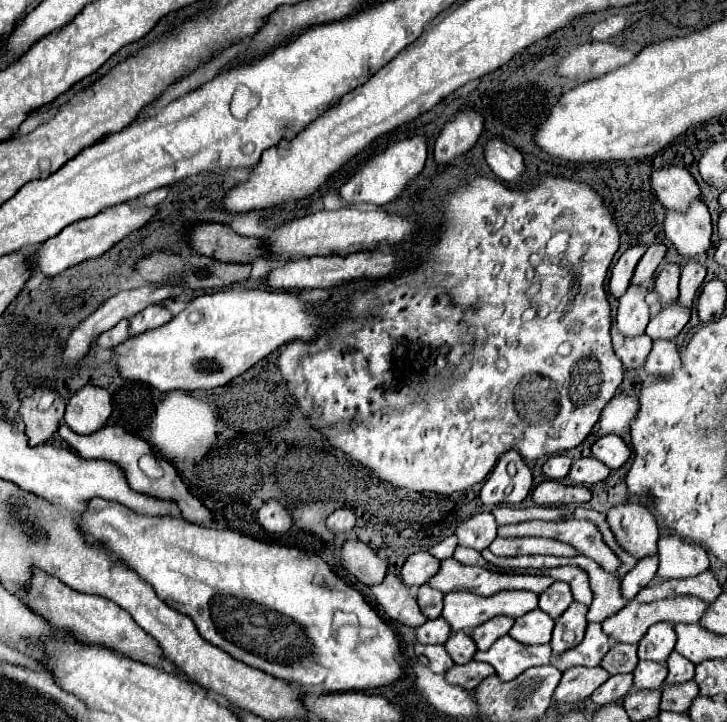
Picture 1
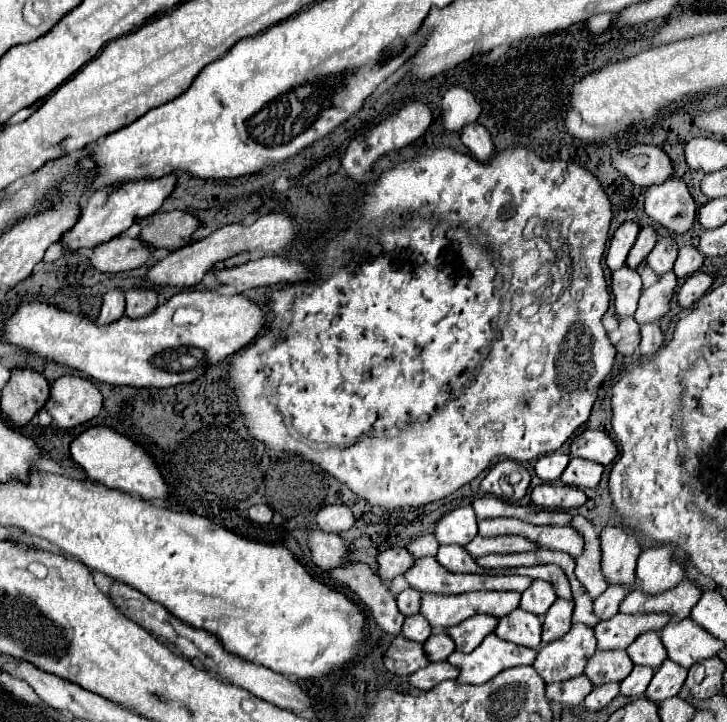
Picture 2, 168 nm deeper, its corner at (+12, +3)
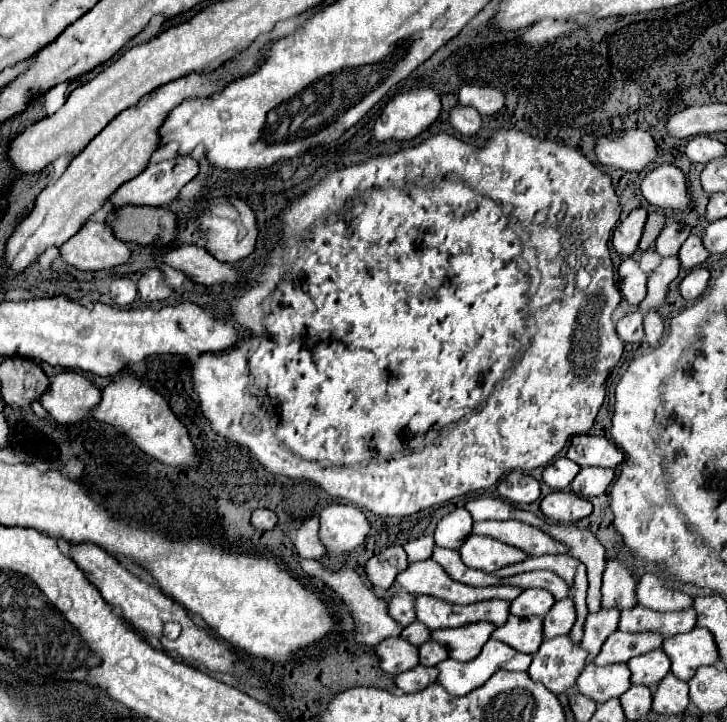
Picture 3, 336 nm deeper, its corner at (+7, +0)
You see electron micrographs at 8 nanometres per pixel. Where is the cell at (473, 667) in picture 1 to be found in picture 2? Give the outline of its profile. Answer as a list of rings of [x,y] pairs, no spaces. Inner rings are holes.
[[[448,661],[442,663],[430,663],[428,667],[416,671],[414,675],[410,675],[410,683],[422,691],[428,691],[432,687],[436,687],[438,683],[446,681],[446,679],[456,679],[460,673],[458,667],[452,667]]]

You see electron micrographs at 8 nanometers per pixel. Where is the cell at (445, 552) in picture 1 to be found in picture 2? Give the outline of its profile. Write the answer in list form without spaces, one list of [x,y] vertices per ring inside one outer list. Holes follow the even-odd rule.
[[[424,535],[424,537],[416,539],[416,541],[412,541],[412,543],[408,545],[408,551],[410,551],[414,557],[426,557],[426,555],[434,557],[436,551],[438,551],[438,547],[440,547],[440,543],[438,543],[436,535]]]

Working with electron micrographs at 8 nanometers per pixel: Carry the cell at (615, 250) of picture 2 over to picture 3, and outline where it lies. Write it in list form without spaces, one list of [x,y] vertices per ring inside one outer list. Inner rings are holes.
[[[635,208],[635,210],[631,210],[629,216],[627,216],[625,220],[621,220],[619,226],[615,228],[611,242],[613,242],[615,250],[617,250],[623,258],[627,258],[627,256],[631,256],[631,254],[637,252],[639,238],[641,238],[645,220],[647,220],[647,208]]]

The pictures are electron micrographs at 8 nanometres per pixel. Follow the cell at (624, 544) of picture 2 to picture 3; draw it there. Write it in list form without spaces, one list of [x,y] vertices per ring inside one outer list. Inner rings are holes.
[[[607,560],[601,586],[601,610],[633,608],[637,604],[635,586],[637,586],[635,578],[619,560]]]

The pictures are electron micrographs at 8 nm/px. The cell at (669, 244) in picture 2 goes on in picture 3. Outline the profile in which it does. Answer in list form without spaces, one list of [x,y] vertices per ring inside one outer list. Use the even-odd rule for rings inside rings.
[[[669,222],[659,238],[655,240],[655,248],[661,256],[675,256],[681,248],[681,244],[687,240],[687,236],[691,234],[691,230],[685,226],[685,224],[679,224],[679,222]]]

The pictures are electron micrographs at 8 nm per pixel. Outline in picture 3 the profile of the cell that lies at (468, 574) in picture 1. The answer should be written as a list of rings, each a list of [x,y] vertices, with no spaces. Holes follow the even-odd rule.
[[[423,560],[423,562],[413,562],[409,564],[403,572],[397,574],[397,582],[401,584],[403,590],[407,590],[409,594],[413,596],[419,596],[419,594],[425,594],[425,596],[435,596],[439,600],[445,600],[445,602],[453,602],[453,604],[475,604],[475,602],[483,602],[483,600],[493,600],[493,598],[499,598],[499,600],[515,600],[523,590],[521,588],[515,588],[515,586],[489,586],[489,588],[473,588],[473,586],[465,586],[465,584],[459,584],[455,580],[451,580],[445,570],[433,562],[433,560]]]

